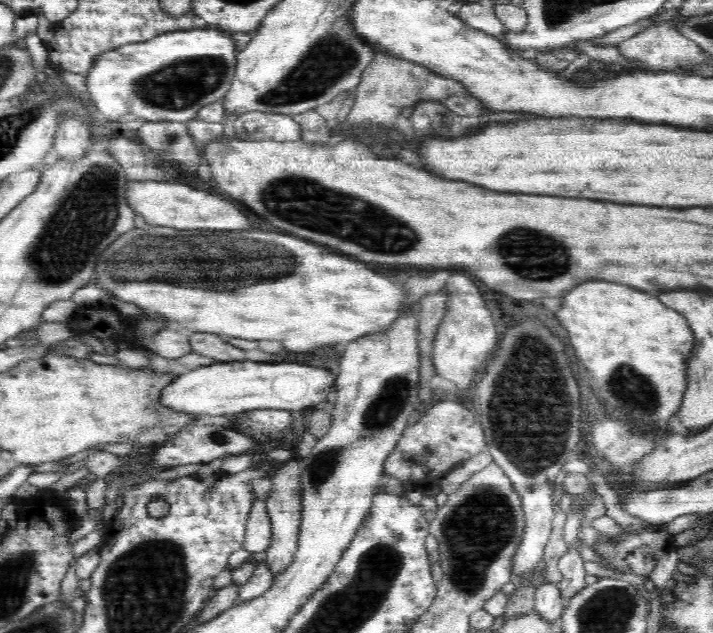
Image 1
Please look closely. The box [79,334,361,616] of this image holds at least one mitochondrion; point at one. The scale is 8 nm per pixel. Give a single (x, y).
(216, 436)

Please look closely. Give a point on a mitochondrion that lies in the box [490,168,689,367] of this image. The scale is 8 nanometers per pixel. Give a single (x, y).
(546, 258)

